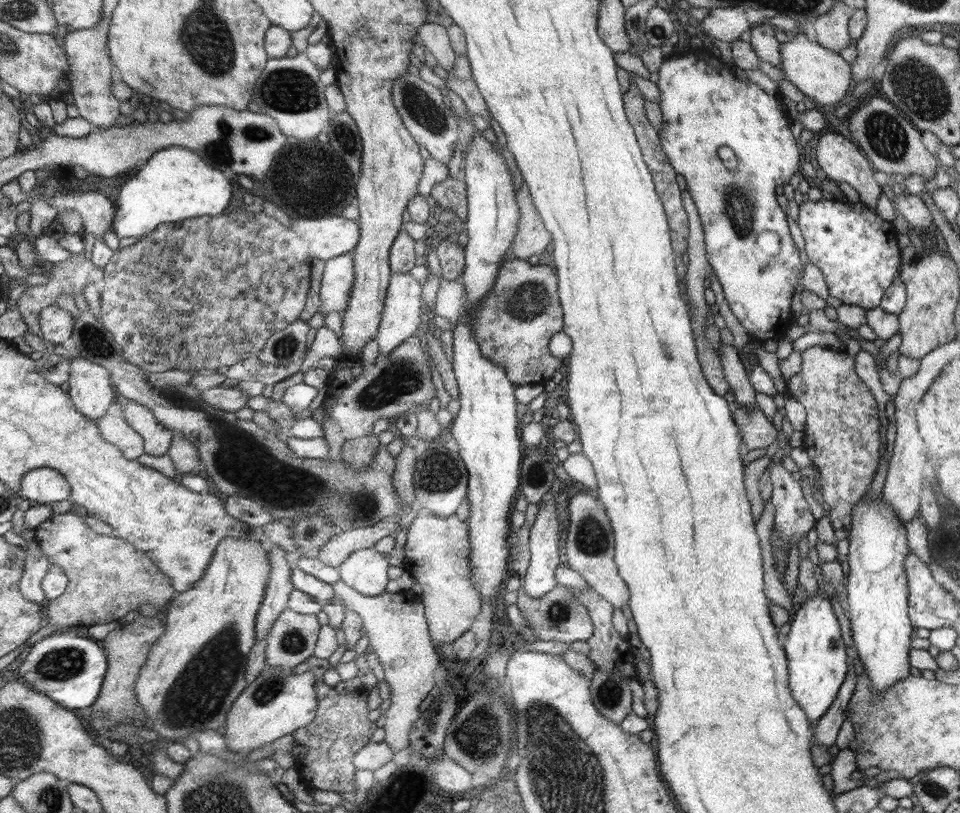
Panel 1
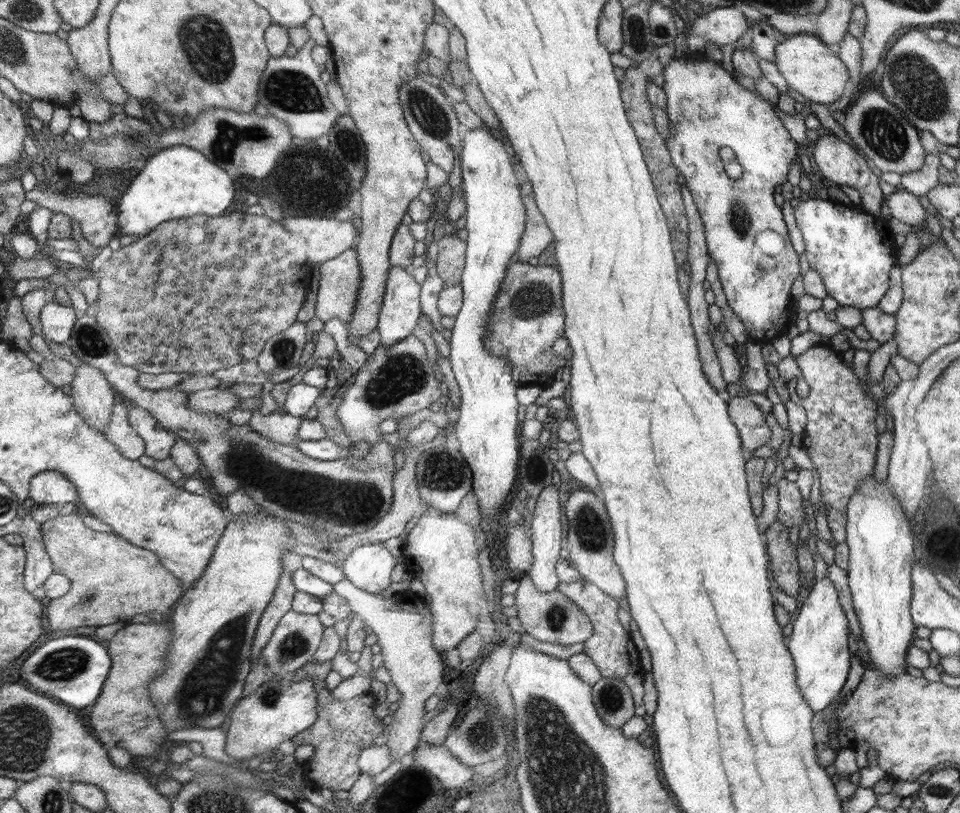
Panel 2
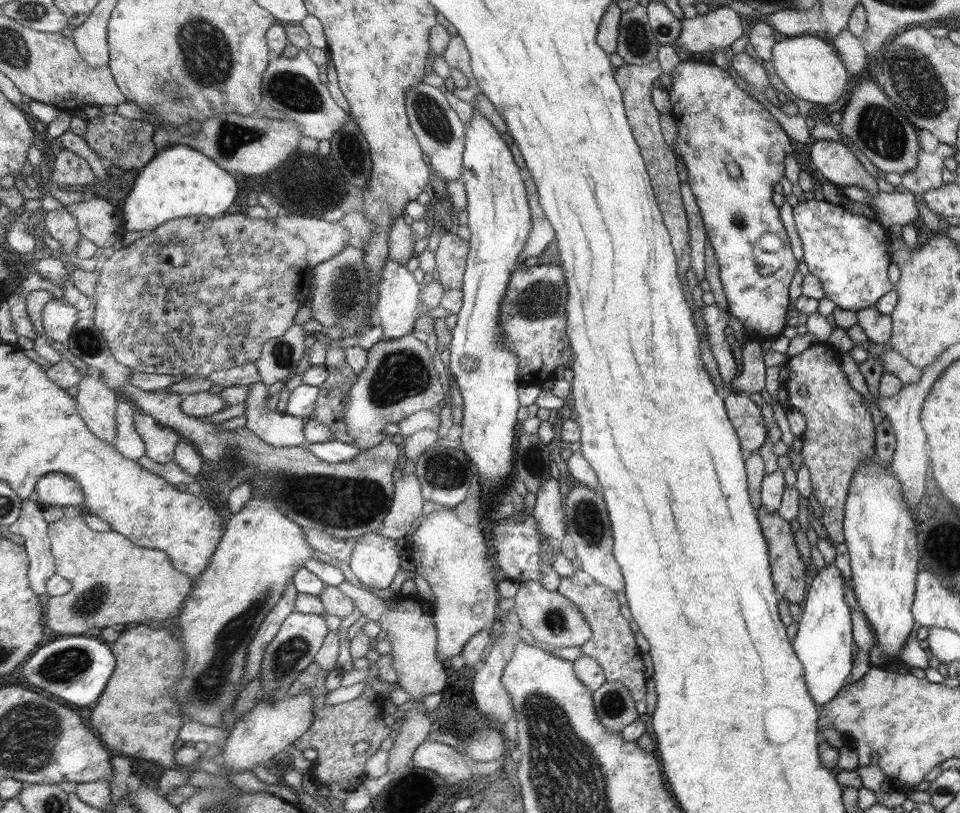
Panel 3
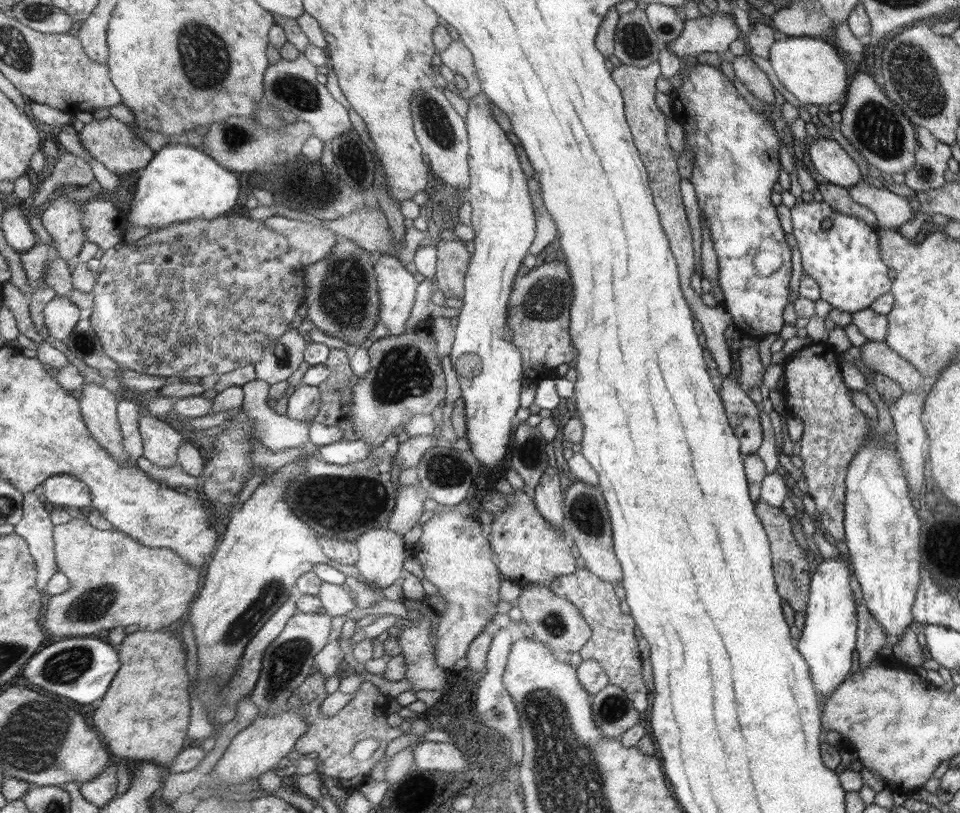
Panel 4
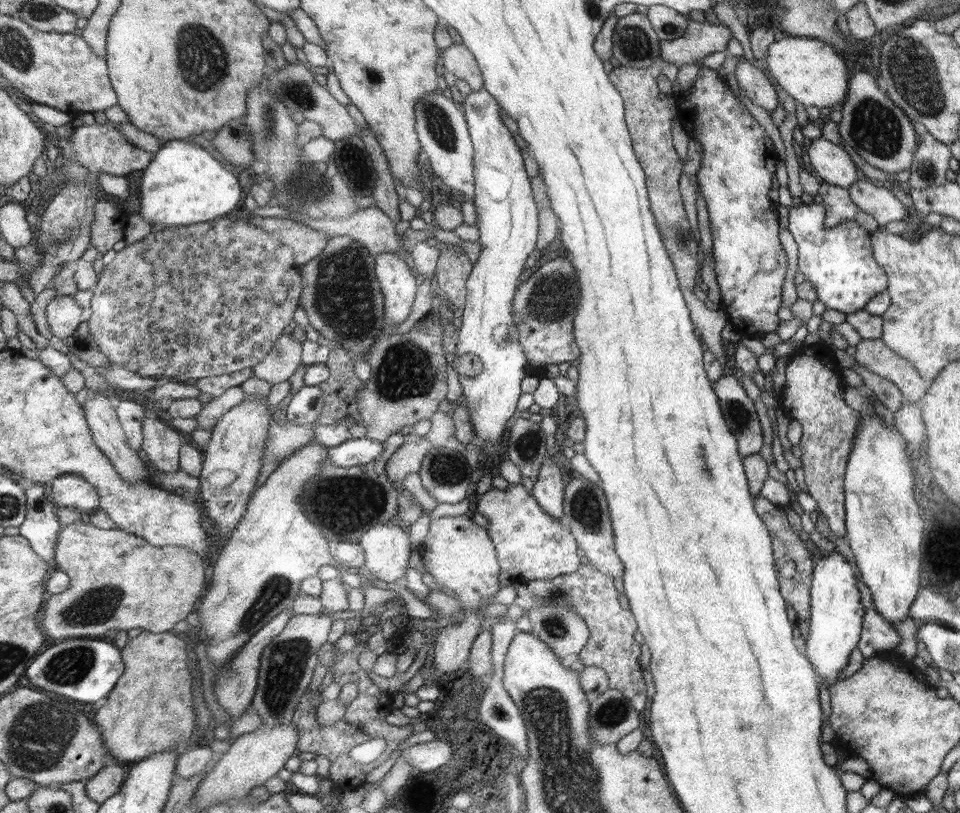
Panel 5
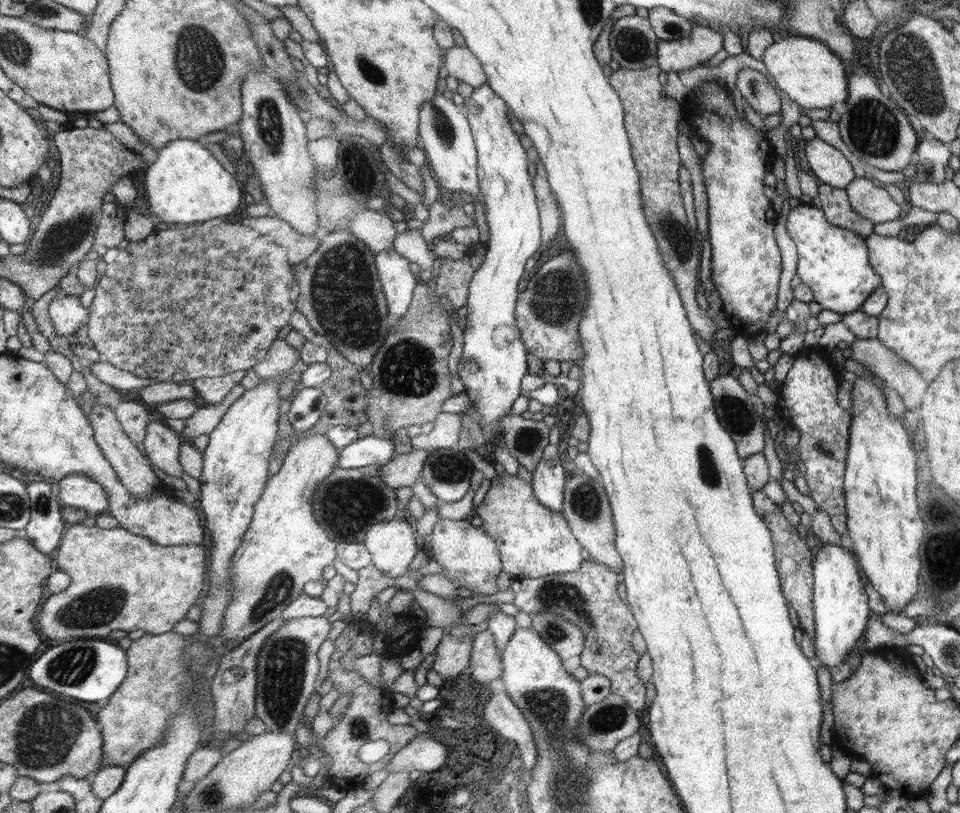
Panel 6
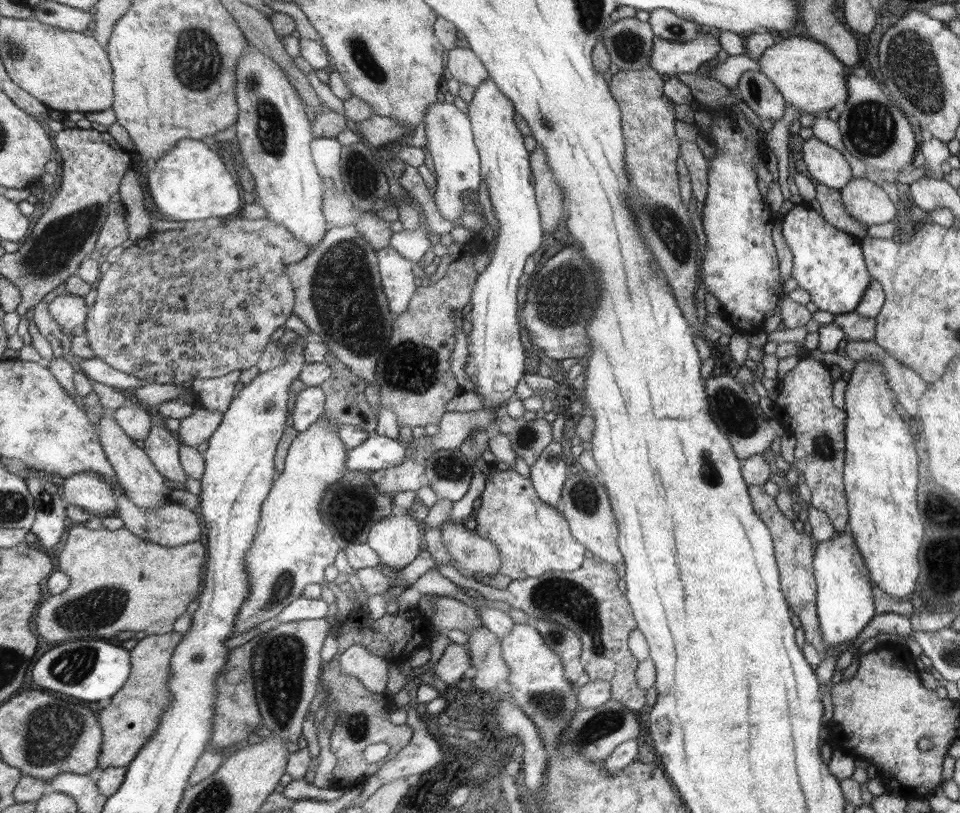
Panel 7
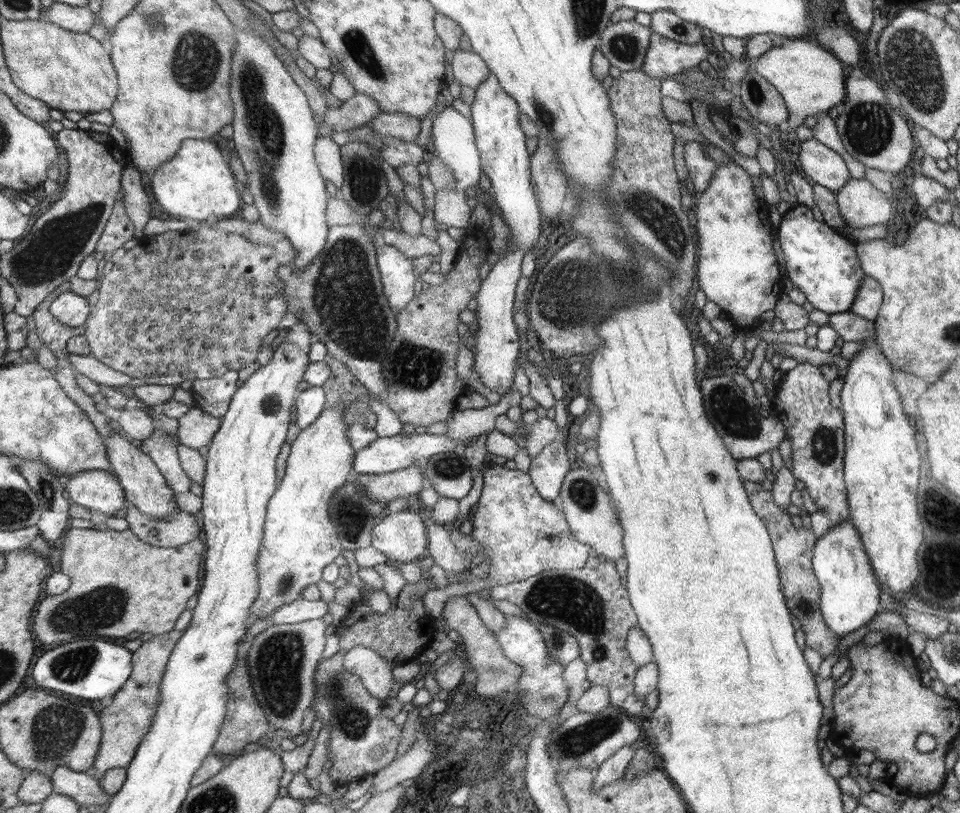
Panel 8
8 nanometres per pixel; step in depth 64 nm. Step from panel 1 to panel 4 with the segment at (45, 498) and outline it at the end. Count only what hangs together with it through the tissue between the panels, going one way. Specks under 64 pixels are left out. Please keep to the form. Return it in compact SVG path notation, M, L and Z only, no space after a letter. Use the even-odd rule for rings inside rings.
M72 475L54 476L43 486L46 498L54 508L79 510L94 505L92 488Z

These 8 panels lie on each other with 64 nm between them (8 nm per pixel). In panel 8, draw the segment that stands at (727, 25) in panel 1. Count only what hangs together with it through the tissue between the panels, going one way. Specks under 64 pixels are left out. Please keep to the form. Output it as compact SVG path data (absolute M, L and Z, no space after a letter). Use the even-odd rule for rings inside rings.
M651 31L649 47L641 70L660 81L681 73L684 69L705 65L709 49L705 41L684 44Z

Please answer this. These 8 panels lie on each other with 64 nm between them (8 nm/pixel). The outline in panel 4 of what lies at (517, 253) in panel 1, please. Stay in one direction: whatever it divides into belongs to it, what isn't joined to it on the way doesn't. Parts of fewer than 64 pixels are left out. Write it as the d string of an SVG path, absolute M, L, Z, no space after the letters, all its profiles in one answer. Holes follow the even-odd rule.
M534 176L530 178L529 183L531 184L531 193L533 196L533 204L535 205L536 212L536 226L538 226L538 231L536 231L537 236L533 246L531 247L531 252L533 255L538 255L554 238L556 238L557 228L556 222L552 218L552 215L548 212L545 207L544 199L542 196L541 182Z

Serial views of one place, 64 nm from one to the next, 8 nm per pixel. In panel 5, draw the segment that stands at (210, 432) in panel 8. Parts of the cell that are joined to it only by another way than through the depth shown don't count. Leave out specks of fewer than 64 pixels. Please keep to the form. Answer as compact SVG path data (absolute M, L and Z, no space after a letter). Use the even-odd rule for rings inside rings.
M239 386L229 388L222 396L212 399L195 416L199 430L212 430L218 421L237 404L243 401L245 392Z

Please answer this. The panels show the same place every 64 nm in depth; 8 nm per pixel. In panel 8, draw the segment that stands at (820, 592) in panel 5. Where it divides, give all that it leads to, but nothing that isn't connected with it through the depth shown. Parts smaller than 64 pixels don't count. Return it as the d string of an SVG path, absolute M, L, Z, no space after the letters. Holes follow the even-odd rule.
M851 520L828 529L815 546L815 576L822 590L821 612L839 638L864 626L880 612L880 586L859 530Z

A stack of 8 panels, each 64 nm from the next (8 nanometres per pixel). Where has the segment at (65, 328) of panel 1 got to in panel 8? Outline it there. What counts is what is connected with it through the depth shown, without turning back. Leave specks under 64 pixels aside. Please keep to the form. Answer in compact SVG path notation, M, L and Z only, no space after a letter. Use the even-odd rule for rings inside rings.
M72 290L62 293L52 305L51 311L58 320L71 327L84 326L94 307L88 297Z

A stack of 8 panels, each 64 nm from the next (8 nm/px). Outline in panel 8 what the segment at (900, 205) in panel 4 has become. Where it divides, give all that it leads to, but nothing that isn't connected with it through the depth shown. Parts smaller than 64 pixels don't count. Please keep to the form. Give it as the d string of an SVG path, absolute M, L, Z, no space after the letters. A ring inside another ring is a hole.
M865 178L848 179L835 197L841 217L852 229L886 224L894 214L892 199Z

